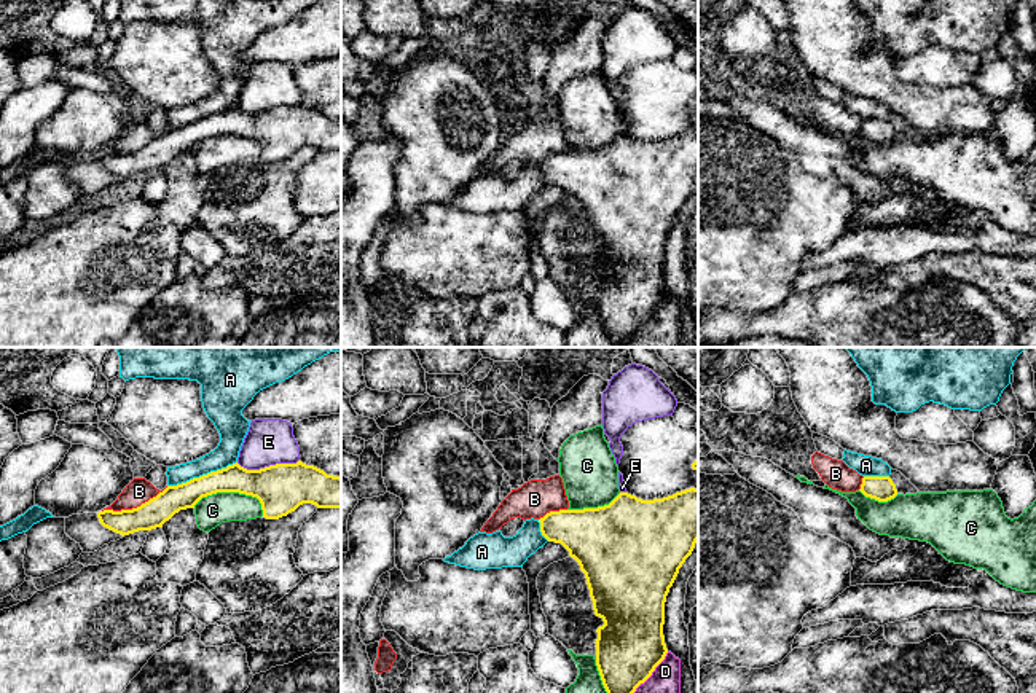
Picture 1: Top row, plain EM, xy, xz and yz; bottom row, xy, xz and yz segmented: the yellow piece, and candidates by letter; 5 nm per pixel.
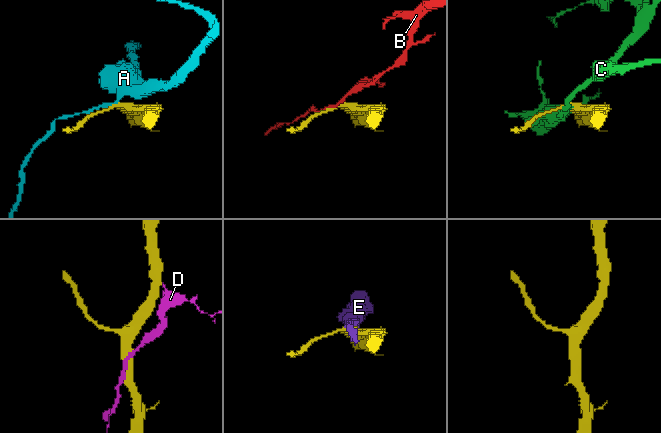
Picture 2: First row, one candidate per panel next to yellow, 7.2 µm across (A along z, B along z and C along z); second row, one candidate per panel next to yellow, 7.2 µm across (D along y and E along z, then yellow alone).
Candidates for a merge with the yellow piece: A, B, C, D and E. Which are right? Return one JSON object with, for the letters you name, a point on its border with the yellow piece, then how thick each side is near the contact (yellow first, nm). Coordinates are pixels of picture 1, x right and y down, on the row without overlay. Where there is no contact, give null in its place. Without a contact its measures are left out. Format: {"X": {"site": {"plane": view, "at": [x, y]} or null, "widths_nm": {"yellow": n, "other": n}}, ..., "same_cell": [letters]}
{"same_cell": []}

